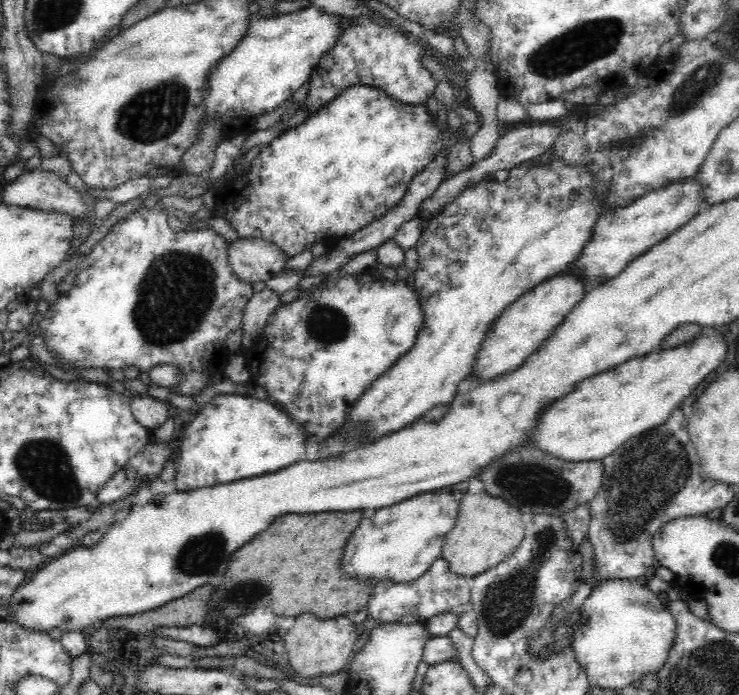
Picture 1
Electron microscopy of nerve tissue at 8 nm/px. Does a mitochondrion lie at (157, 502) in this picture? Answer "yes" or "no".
no

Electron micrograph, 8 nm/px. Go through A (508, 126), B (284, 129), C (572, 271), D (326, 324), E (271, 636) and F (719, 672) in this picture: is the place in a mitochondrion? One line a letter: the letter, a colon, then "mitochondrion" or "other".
A: other
B: other
C: other
D: mitochondrion
E: other
F: mitochondrion

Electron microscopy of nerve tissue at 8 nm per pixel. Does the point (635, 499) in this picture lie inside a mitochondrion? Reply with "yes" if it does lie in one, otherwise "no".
yes

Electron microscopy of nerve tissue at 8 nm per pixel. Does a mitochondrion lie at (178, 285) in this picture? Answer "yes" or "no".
yes

